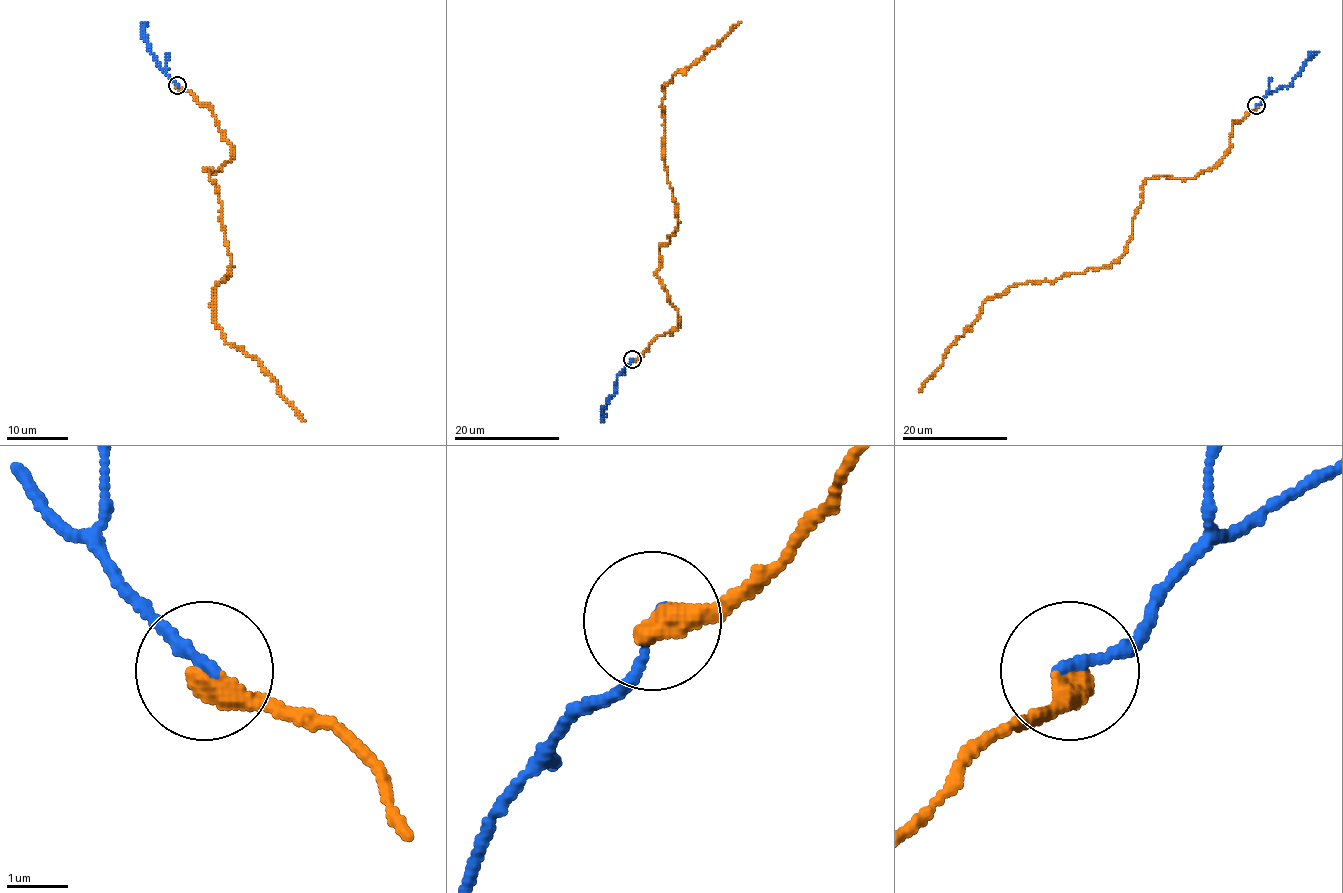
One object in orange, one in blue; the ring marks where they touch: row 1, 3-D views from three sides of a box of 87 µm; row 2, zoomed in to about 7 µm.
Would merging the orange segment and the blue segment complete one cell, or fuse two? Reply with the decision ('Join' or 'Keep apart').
Join

